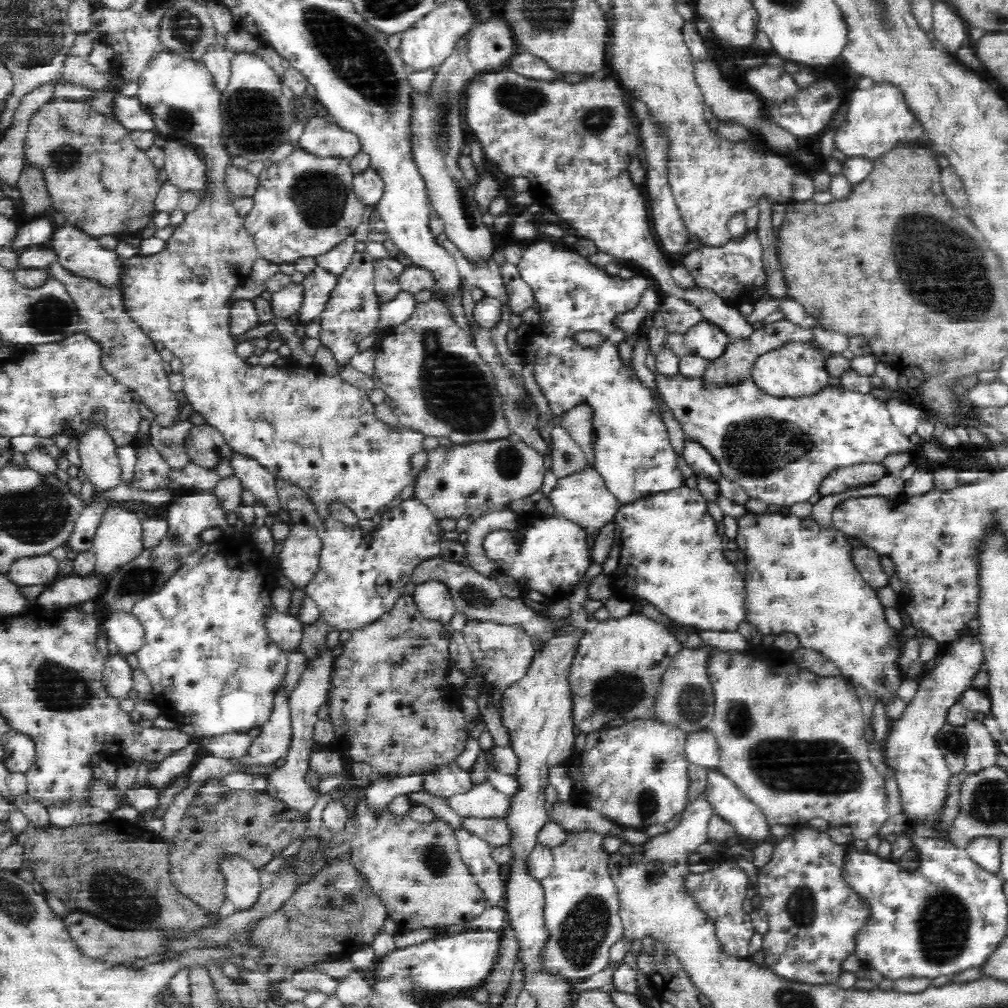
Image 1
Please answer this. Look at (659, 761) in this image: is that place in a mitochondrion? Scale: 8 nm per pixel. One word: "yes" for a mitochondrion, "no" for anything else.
yes

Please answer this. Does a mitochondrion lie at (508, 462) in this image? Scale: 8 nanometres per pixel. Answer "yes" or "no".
yes

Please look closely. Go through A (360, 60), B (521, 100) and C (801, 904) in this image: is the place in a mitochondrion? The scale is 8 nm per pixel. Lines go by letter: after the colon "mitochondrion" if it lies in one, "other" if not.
A: mitochondrion
B: mitochondrion
C: mitochondrion

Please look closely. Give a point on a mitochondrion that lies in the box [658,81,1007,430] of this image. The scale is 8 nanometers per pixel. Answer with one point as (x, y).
(914, 231)

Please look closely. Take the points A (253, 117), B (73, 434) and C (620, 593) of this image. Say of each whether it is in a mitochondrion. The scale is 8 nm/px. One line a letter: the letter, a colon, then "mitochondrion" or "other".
A: mitochondrion
B: other
C: other

